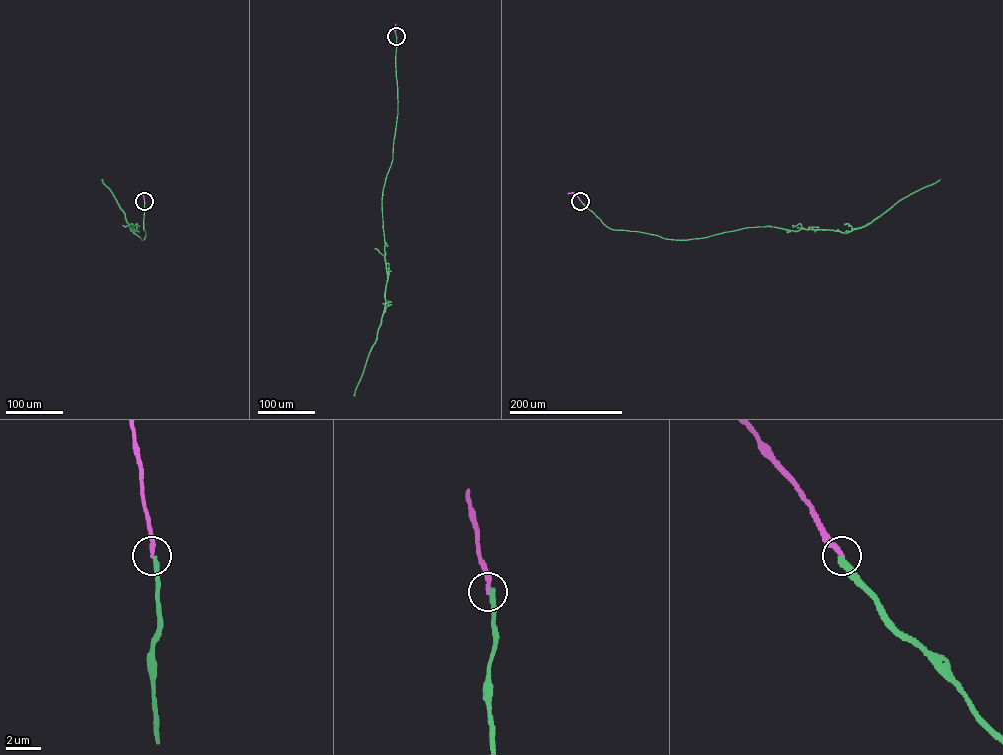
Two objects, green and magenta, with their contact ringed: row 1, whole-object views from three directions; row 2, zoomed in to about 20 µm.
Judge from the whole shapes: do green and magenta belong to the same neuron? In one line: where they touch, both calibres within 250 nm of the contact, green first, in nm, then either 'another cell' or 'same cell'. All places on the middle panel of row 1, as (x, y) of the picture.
at (396, 36); 280 nm thick on the green side, 220 nm on the other; another cell

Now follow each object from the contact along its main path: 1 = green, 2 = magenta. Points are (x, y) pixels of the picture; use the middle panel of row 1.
1: (396, 36), (397, 114), (392, 159), (382, 198), (387, 275), (385, 308)
2: (396, 36), (396, 23)

